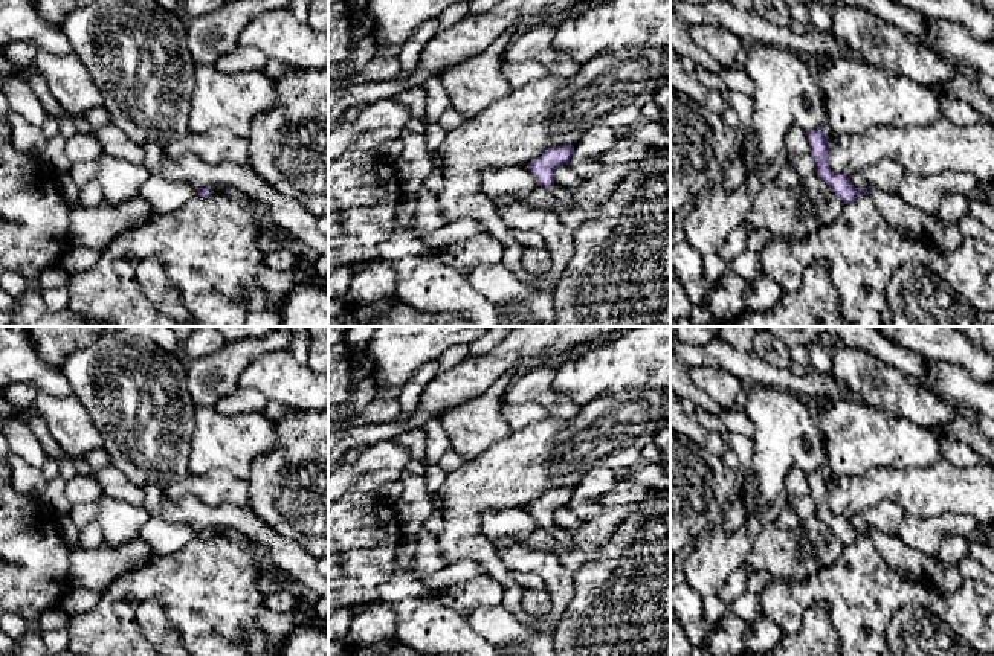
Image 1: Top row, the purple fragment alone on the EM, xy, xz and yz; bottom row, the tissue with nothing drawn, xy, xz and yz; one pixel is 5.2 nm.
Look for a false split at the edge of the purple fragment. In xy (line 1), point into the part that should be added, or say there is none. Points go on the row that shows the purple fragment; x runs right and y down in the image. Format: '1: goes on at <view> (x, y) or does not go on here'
1: goes on at xy (212, 191)

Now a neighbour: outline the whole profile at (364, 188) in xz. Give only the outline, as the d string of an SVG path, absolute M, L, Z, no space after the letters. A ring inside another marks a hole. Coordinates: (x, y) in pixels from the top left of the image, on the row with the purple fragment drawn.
M350 150L328 160L328 275L379 258L379 244L397 227L394 212L402 194L395 165L377 150Z

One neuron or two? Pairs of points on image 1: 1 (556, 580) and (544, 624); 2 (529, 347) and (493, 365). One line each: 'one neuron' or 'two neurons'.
1: one neuron
2: one neuron

